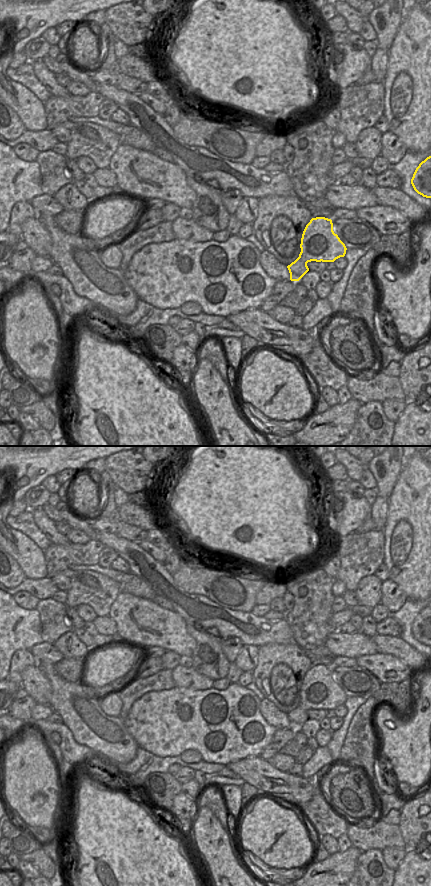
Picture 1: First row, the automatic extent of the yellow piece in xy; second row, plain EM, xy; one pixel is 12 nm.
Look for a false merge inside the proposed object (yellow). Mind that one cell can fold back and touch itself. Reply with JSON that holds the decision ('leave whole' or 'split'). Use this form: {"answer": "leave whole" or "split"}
{"answer": "leave whole"}

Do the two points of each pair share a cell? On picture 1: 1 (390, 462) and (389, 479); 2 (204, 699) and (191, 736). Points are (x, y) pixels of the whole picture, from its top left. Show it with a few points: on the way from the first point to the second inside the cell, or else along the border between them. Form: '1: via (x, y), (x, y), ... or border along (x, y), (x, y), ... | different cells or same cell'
1: via (389, 466), (389, 475) | same cell
2: via (204, 708), (204, 714), (191, 727) | same cell

